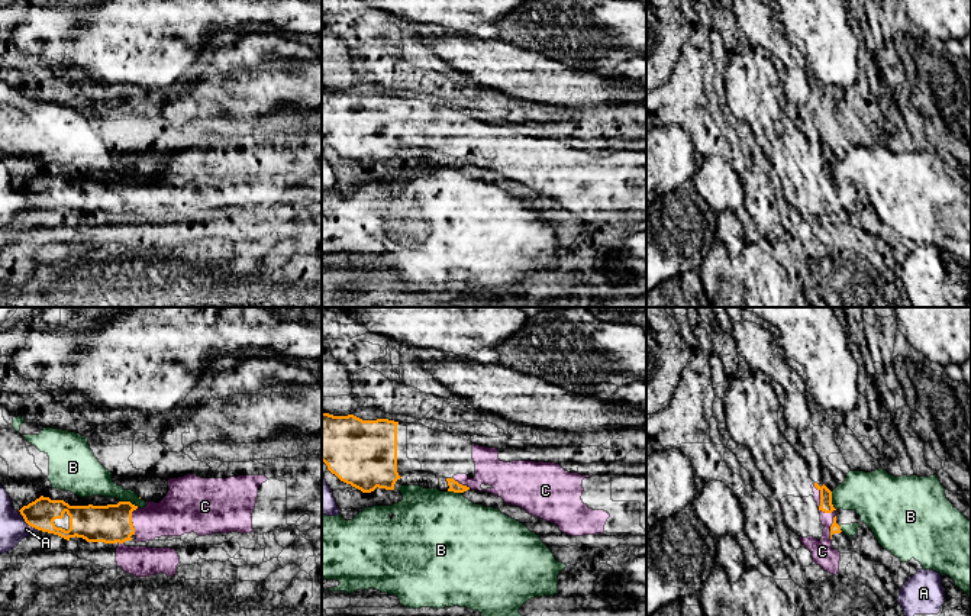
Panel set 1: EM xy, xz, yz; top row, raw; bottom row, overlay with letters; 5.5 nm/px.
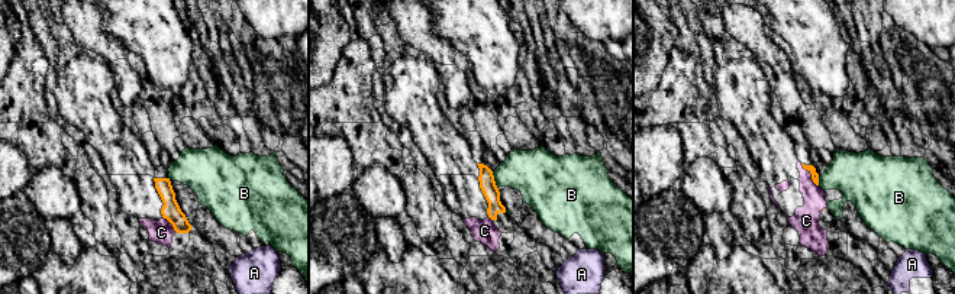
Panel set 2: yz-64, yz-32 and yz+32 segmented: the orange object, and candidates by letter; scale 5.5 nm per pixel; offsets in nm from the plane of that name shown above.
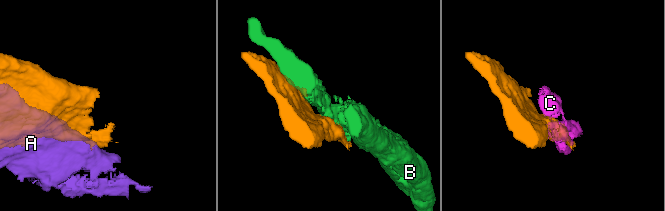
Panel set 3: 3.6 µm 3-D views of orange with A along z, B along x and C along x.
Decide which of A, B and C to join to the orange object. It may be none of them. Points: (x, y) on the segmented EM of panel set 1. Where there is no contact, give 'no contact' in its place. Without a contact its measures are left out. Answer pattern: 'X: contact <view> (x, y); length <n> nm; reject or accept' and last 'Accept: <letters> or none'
A: contact xy (26, 522); length 160 nm; reject
B: contact yz (831, 500); length 110 nm; reject
C: contact xy (131, 521); length 150 nm; accept
Accept: C

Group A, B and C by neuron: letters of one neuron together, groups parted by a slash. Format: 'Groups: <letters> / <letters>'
Groups: A / B / C

